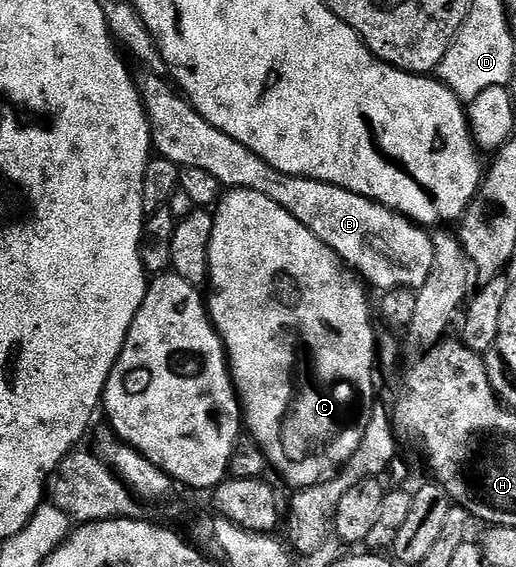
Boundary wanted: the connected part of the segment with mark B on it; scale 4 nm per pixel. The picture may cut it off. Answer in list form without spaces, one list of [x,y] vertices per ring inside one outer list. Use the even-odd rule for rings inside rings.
[[[152,72],[145,76],[137,86],[150,124],[150,144],[157,156],[183,169],[200,167],[200,171],[208,171],[223,187],[251,189],[266,195],[334,250],[343,265],[364,279],[367,286],[375,285],[379,291],[394,288],[416,291],[426,282],[434,262],[434,238],[423,226],[344,187],[276,171],[256,151],[248,151],[244,143],[212,127],[165,76]]]

